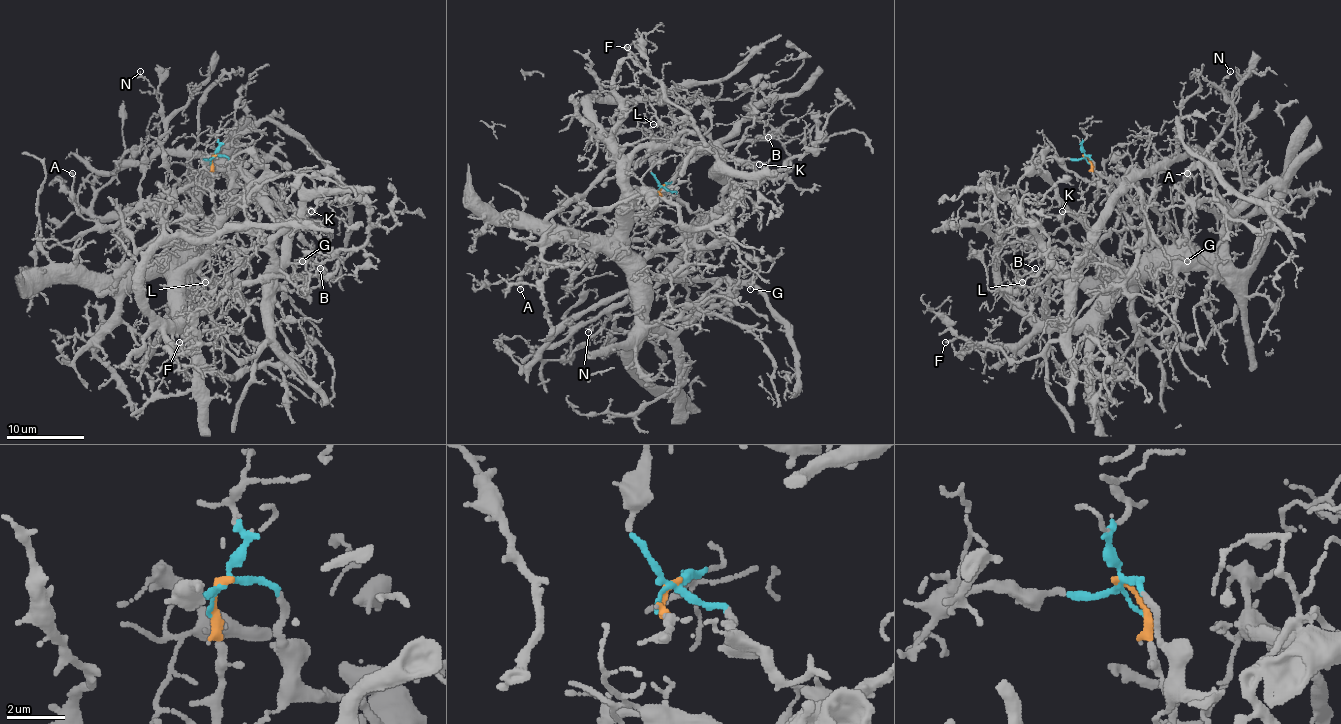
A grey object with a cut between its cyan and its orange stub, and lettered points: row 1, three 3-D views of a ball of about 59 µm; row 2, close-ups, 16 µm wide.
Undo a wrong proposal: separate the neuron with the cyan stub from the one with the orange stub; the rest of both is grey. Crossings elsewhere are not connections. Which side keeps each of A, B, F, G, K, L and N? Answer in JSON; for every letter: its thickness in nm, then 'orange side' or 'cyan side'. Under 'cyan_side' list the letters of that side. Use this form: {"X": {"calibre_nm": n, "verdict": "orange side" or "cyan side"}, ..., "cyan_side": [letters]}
{"A": {"calibre_nm": 200, "verdict": "cyan side"}, "B": {"calibre_nm": 170, "verdict": "cyan side"}, "F": {"calibre_nm": 200, "verdict": "cyan side"}, "G": {"calibre_nm": 190, "verdict": "cyan side"}, "K": {"calibre_nm": 140, "verdict": "cyan side"}, "L": {"calibre_nm": 100, "verdict": "cyan side"}, "N": {"calibre_nm": 160, "verdict": "cyan side"}, "cyan_side": ["A", "B", "F", "G", "K", "L", "N"]}

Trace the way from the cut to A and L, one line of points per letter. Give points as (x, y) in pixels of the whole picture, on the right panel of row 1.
A: (1084, 157), (1112, 194), (1131, 172), (1121, 171), (1164, 227), (1187, 172)
L: (1084, 157), (1110, 188), (1108, 215), (1092, 233), (1088, 256), (1073, 271), (1038, 250), (1015, 273), (1022, 283)

